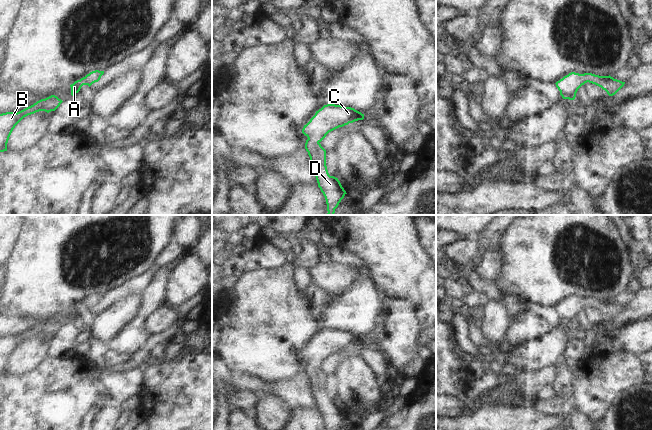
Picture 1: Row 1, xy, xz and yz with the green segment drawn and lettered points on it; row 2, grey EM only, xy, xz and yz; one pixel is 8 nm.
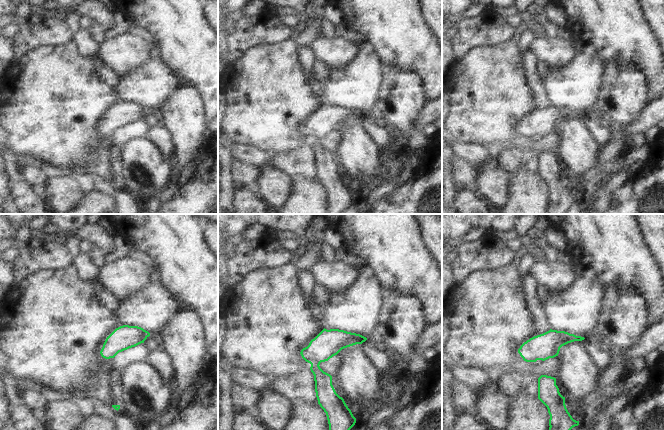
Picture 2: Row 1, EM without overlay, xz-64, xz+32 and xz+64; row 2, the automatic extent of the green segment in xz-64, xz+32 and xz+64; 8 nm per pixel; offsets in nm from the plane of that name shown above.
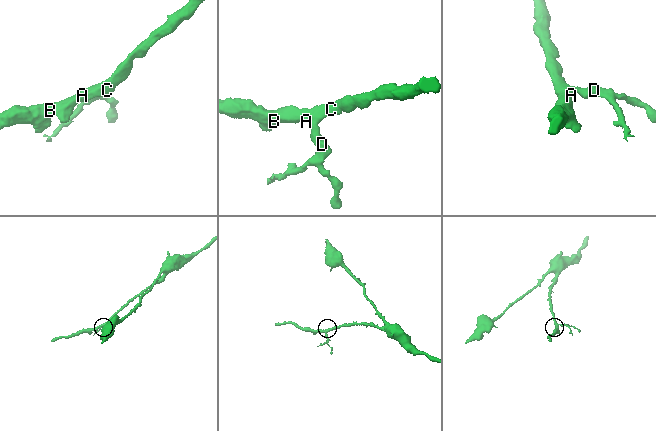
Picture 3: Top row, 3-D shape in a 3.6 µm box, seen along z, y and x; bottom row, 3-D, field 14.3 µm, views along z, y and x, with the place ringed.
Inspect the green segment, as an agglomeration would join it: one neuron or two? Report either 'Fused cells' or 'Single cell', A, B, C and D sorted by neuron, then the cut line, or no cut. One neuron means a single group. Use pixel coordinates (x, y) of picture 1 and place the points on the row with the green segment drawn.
Single cell. Groups: A B C D. No split.

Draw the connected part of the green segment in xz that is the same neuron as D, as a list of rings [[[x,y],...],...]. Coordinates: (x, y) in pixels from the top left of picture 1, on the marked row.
[[[327,104],[316,111],[302,129],[302,133],[308,138],[305,149],[310,157],[311,168],[318,187],[325,197],[327,215],[334,215],[335,209],[347,193],[338,178],[329,175],[326,166],[326,150],[320,142],[329,132],[363,119],[364,114],[354,108]]]

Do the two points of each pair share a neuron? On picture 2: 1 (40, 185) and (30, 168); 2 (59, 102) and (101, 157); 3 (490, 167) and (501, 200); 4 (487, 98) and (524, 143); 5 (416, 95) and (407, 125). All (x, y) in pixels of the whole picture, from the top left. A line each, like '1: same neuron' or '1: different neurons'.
1: same neuron
2: same neuron
3: same neuron
4: different neurons
5: same neuron

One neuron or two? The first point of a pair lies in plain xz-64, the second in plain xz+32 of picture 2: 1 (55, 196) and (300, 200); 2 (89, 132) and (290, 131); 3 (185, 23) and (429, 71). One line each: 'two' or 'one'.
1: two
2: one
3: one

